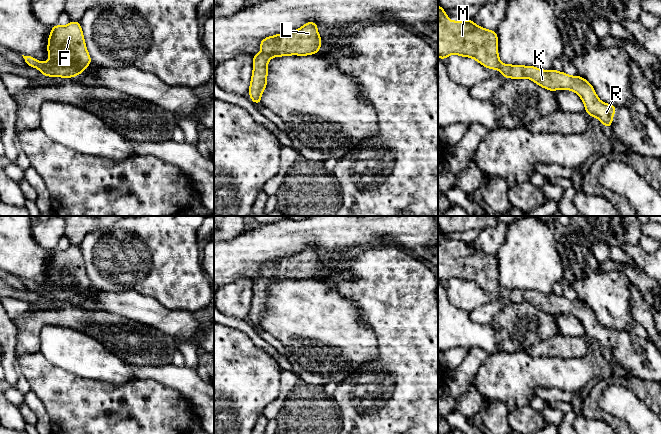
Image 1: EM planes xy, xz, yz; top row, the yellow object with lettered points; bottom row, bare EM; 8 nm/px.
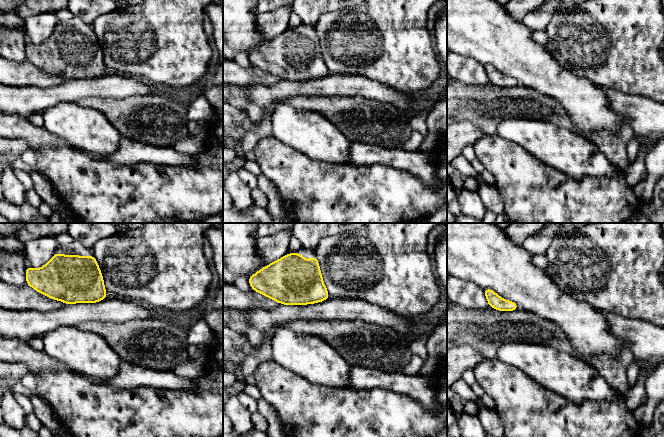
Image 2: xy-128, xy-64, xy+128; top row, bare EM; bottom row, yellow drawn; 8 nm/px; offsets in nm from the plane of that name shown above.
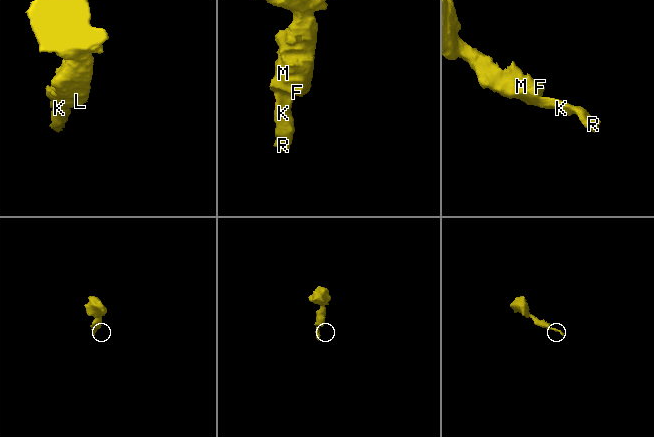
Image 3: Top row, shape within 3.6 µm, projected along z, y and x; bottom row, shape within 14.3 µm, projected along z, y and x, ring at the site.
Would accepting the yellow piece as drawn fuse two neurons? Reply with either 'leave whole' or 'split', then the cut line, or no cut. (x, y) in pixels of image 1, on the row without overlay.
leave whole; no cut

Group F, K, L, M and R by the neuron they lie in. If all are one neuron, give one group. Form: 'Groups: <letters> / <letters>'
Groups: F K L M R

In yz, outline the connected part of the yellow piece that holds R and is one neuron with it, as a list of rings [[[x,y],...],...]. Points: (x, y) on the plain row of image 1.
[[[438,229],[438,281],[445,284],[451,278],[470,281],[488,293],[499,293],[502,301],[532,304],[537,309],[555,315],[572,314],[585,329],[585,336],[597,341],[609,352],[617,330],[603,327],[589,305],[580,300],[569,300],[554,293],[542,294],[534,290],[502,288],[498,280],[498,261],[496,255],[476,249],[472,244],[449,245],[450,240]]]

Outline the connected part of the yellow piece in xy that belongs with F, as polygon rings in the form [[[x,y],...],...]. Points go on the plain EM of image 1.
[[[71,245],[66,250],[54,249],[48,262],[48,286],[40,286],[31,280],[23,280],[27,289],[37,292],[43,300],[70,302],[83,297],[92,288],[87,275],[81,249]]]

